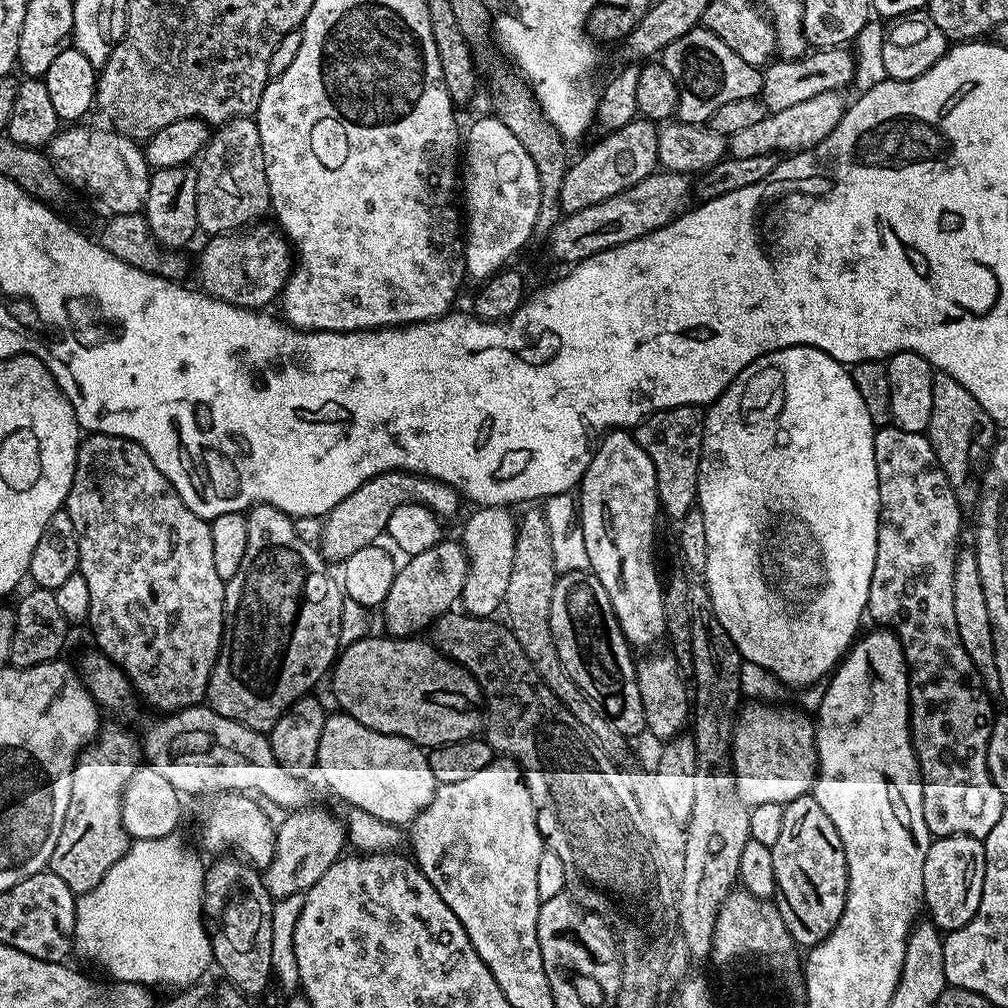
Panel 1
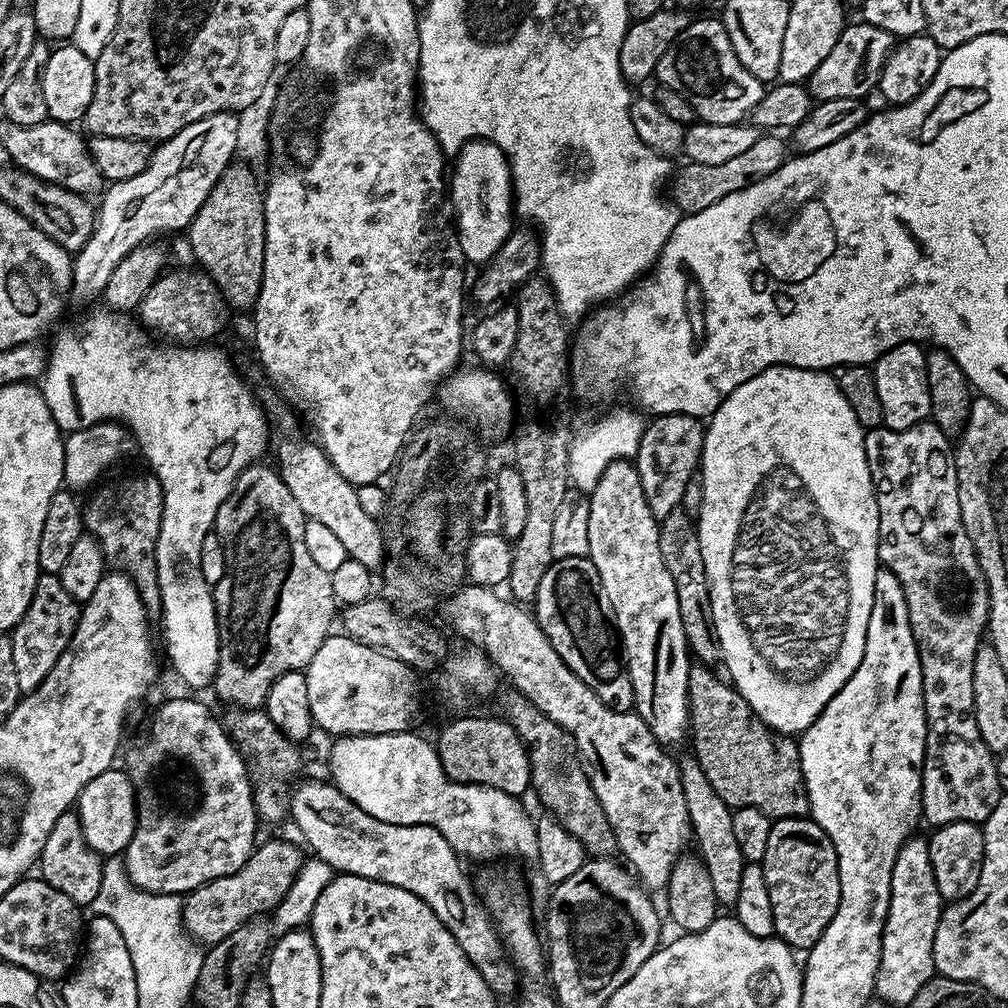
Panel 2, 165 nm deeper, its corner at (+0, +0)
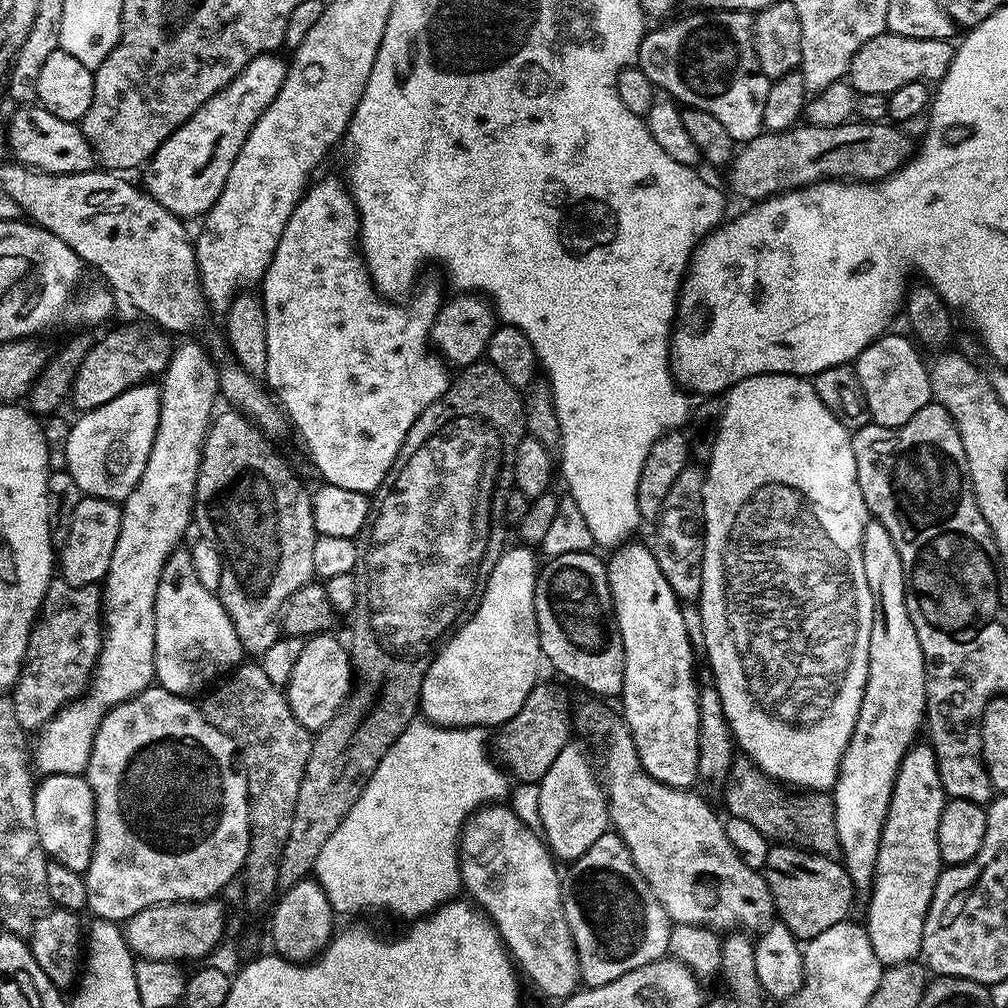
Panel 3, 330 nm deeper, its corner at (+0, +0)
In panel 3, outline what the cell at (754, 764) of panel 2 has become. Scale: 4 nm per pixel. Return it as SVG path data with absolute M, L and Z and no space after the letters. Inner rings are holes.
M733 759L732 769L722 785L724 804L728 807L727 815L750 822L756 829L762 830L769 842L805 848L807 852L816 852L820 856L839 857L838 822L831 795L824 792L808 792L801 795L804 796L801 800L787 800L779 790L781 791L772 777L757 768L751 760Z

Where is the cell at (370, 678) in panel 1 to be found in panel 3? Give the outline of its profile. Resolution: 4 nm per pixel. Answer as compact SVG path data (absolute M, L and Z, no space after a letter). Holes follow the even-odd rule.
M332 634L307 637L302 654L298 654L294 674L290 674L286 685L288 705L294 710L294 718L298 718L309 732L319 732L336 717L353 687L354 669L349 649L345 645L343 648Z

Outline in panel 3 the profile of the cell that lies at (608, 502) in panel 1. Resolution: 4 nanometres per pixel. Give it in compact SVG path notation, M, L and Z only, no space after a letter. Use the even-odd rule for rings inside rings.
M647 543L622 545L612 557L607 557L606 567L608 585L612 591L612 610L616 614L616 628L620 632L622 646L624 647L624 691L622 693L624 712L622 711L622 719L628 725L628 731L634 738L634 746L638 750L640 765L646 770L646 774L650 774L650 778L654 778L671 788L691 789L695 785L692 783L697 783L698 780L696 775L696 767L698 766L698 683L696 684L696 676L692 673L692 644L688 641L688 624L684 621L683 610L680 609L683 608L681 601L676 599L670 582L666 582L666 578L662 578L662 570L658 570L656 556Z

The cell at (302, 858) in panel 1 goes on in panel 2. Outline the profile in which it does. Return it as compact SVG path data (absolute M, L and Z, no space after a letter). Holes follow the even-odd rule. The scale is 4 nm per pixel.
M268 840L262 844L234 874L214 878L209 884L187 893L183 901L184 926L193 940L204 946L220 943L248 920L271 913L283 900L296 881L302 855L288 840Z

